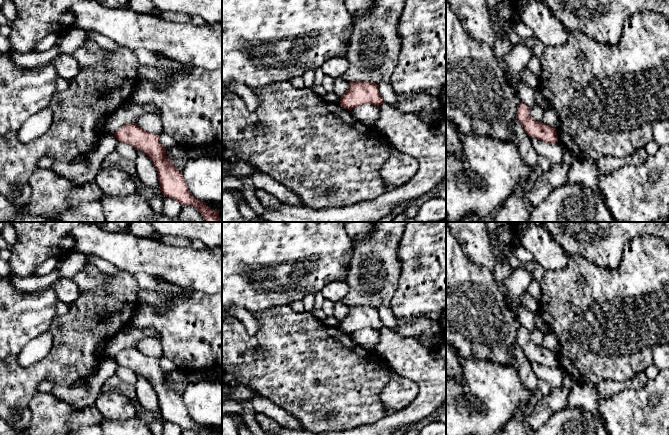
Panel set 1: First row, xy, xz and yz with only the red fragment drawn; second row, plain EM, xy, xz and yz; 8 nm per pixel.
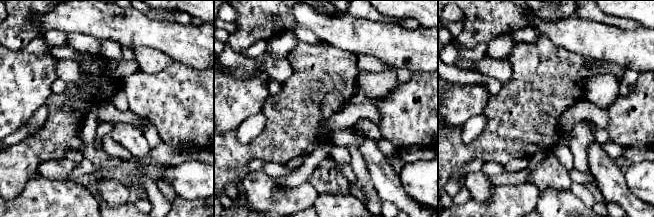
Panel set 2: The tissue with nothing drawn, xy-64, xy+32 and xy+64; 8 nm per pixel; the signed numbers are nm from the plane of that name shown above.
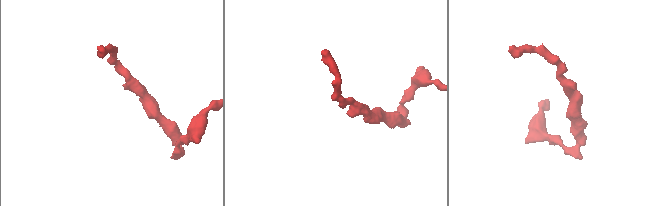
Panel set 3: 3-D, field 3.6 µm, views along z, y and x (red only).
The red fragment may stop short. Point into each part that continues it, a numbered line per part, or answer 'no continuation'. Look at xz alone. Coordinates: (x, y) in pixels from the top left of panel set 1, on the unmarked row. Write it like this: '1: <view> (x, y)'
no continuation

